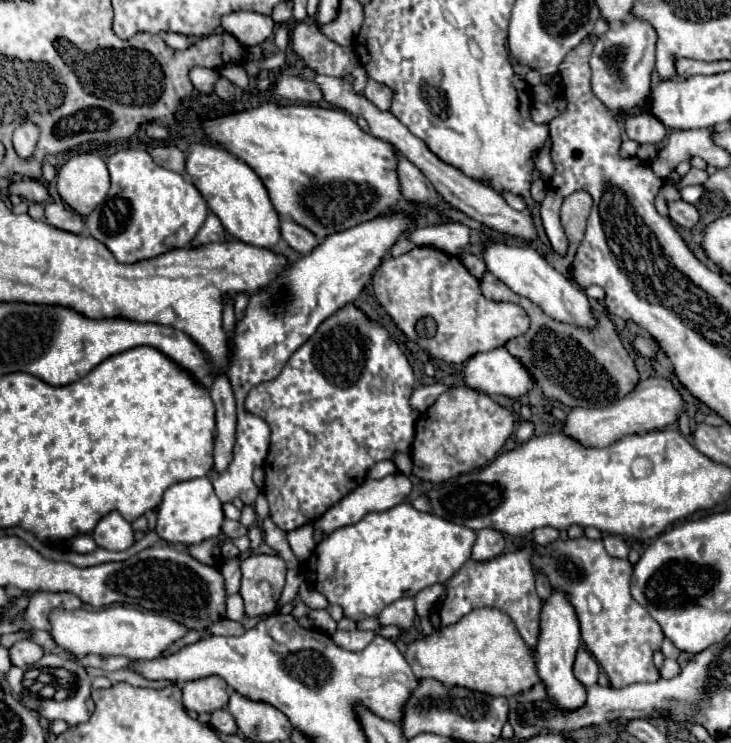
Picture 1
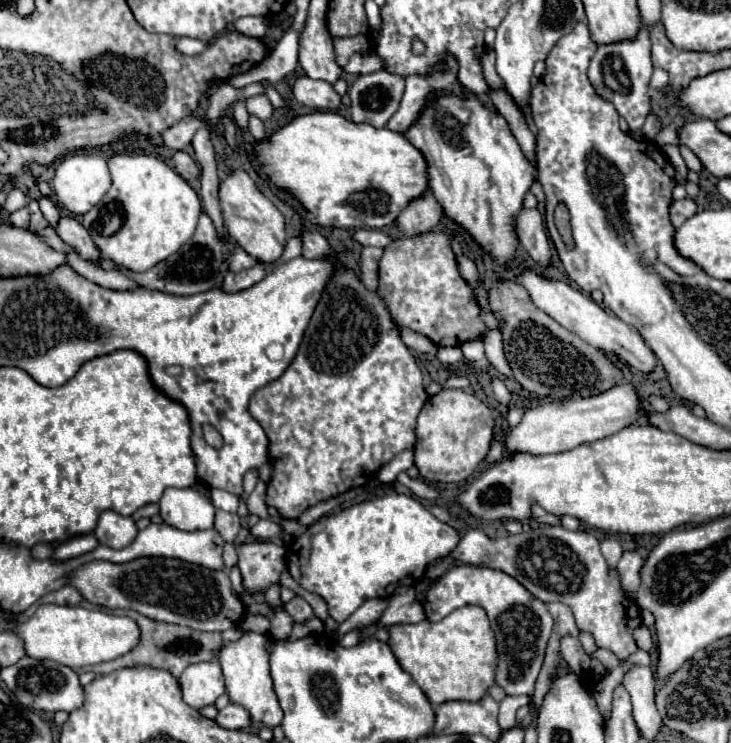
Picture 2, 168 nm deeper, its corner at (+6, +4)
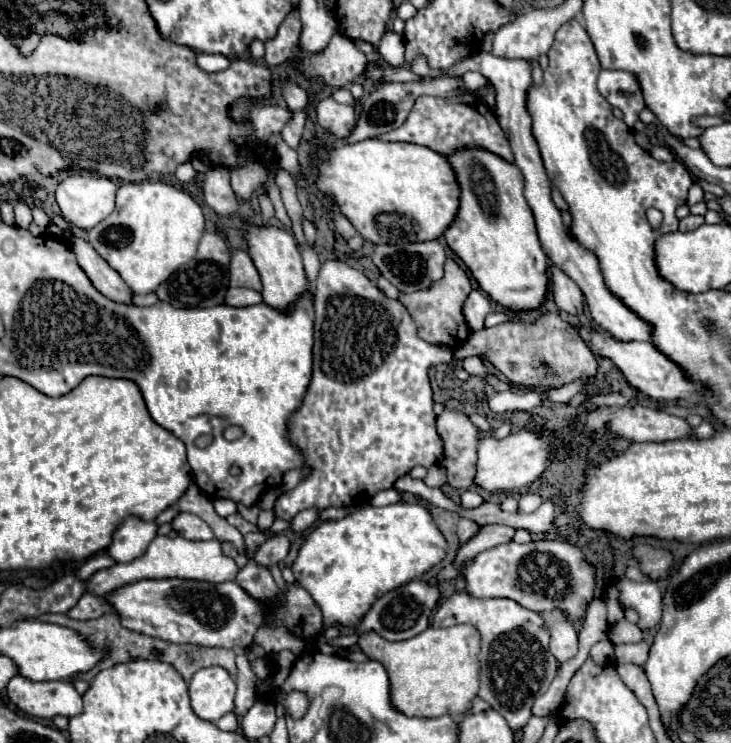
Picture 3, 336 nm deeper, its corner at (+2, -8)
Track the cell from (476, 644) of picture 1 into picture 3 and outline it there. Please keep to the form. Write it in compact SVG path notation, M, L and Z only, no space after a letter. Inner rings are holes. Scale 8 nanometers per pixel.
M469 624L451 628L427 628L419 636L403 642L389 642L375 632L359 636L359 648L369 660L385 666L391 684L391 704L405 716L435 718L443 714L463 714L479 688L479 632Z

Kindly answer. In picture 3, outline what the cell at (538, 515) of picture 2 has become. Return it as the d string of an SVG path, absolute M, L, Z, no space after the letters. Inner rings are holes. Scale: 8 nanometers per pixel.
M525 494L525 496L519 498L519 512L531 514L531 512L535 512L539 506L541 506L541 496L537 496L537 494Z

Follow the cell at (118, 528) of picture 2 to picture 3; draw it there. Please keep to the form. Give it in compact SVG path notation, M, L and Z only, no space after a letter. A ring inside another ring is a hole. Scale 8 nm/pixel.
M127 516L123 524L113 534L113 544L109 546L109 556L115 562L131 562L147 550L149 542L157 536L155 520L141 520L137 516Z

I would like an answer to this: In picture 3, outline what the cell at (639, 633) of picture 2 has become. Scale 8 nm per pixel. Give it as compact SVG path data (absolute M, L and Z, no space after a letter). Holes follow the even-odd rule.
M625 618L609 630L609 640L611 640L613 644L629 644L629 642L639 642L641 638L643 638L643 632L641 632L635 624L627 622Z

